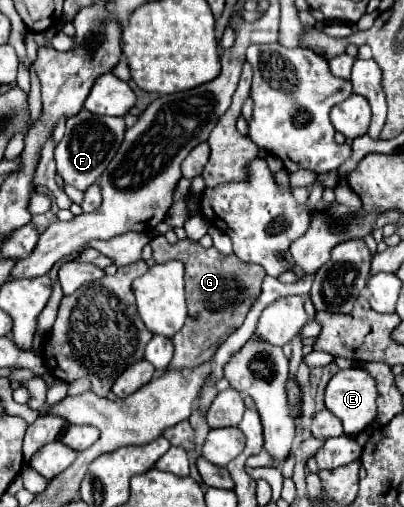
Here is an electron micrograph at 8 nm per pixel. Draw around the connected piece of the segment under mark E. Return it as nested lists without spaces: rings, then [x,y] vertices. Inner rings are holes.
[[[363,368],[339,370],[325,390],[325,406],[343,422],[347,436],[363,432],[375,420],[375,398],[375,380]]]

